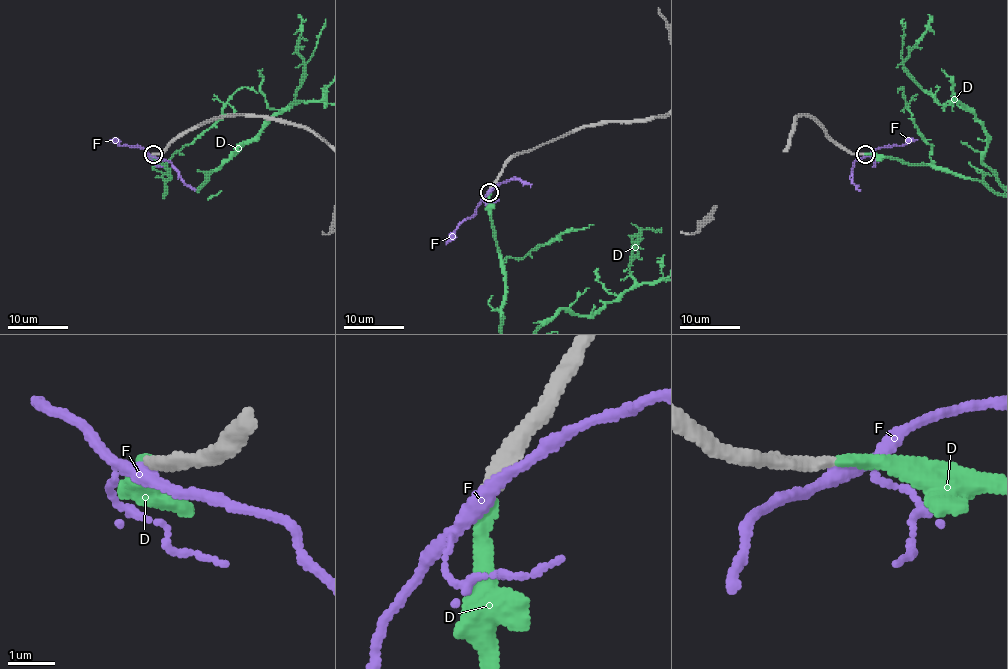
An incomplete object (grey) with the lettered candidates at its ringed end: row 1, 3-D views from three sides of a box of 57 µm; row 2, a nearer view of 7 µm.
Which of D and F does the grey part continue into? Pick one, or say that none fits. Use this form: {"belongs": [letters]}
{"belongs": ["D"]}

